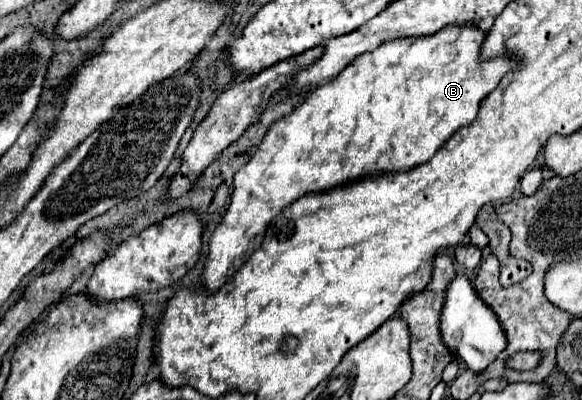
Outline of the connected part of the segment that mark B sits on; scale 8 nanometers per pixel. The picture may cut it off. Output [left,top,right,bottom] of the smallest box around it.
[202,23,522,291]

